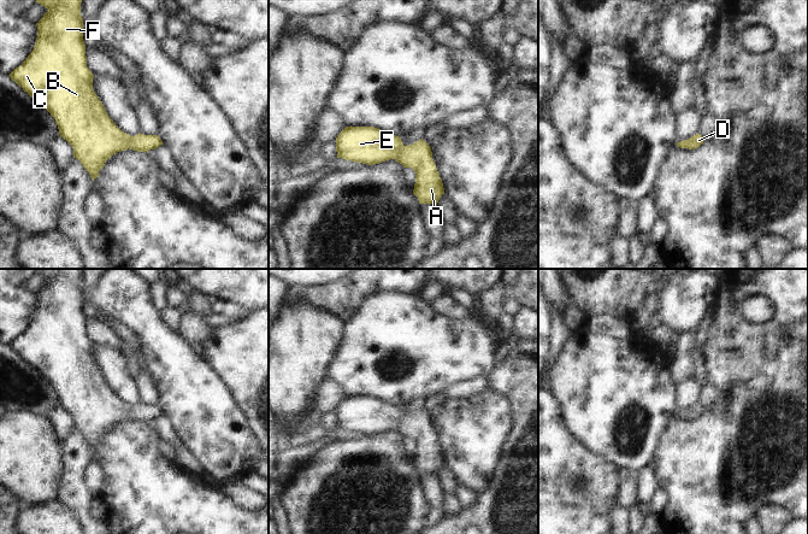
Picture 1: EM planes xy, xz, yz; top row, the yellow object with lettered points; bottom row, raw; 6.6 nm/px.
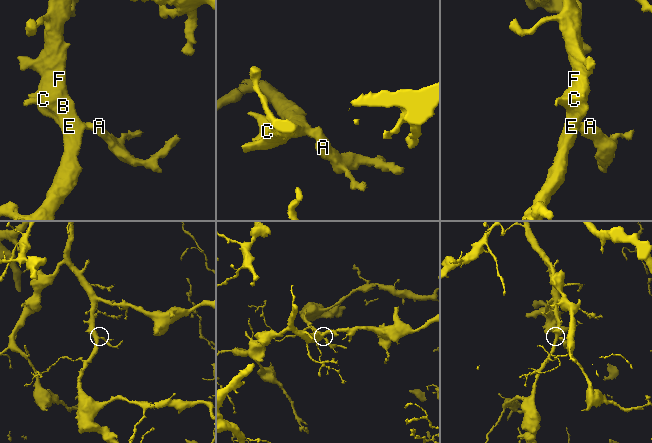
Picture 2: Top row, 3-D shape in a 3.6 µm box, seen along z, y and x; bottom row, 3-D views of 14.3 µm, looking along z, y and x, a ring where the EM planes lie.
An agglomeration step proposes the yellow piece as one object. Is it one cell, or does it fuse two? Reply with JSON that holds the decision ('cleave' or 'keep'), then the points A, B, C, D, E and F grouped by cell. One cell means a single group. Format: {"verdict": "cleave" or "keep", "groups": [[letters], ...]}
{"verdict": "keep", "groups": [["A", "B", "C", "D", "E", "F"]]}

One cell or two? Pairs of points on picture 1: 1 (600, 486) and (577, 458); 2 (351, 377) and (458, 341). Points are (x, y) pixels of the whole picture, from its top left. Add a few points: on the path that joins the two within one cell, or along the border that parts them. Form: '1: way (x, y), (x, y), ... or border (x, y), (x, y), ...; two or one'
1: way (597, 479), (584, 465); one
2: way (377, 357), (388, 350), (431, 350); one

